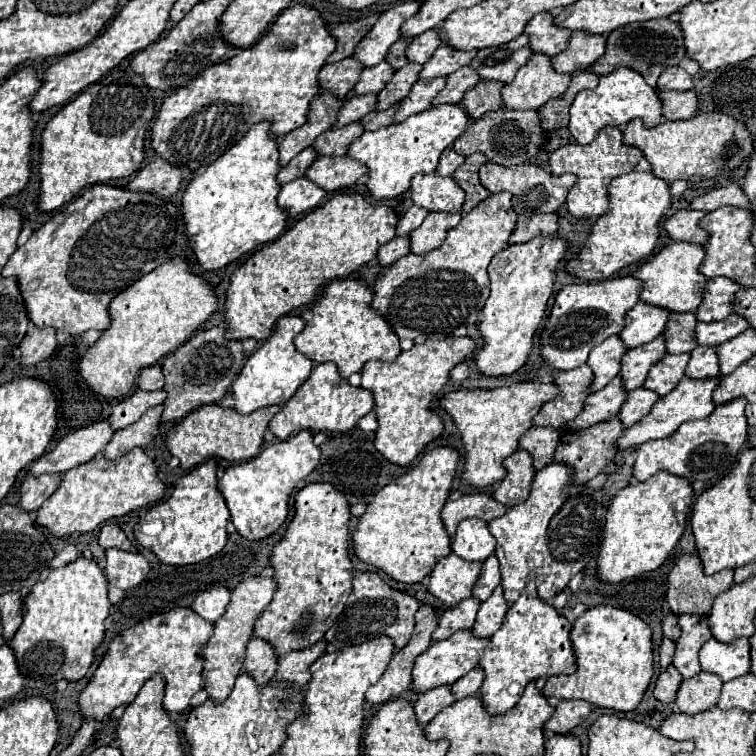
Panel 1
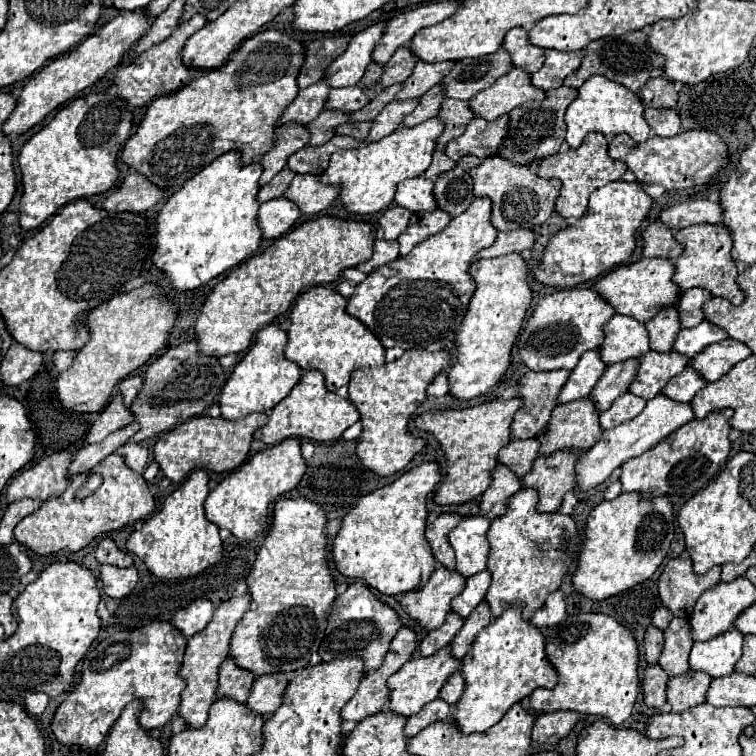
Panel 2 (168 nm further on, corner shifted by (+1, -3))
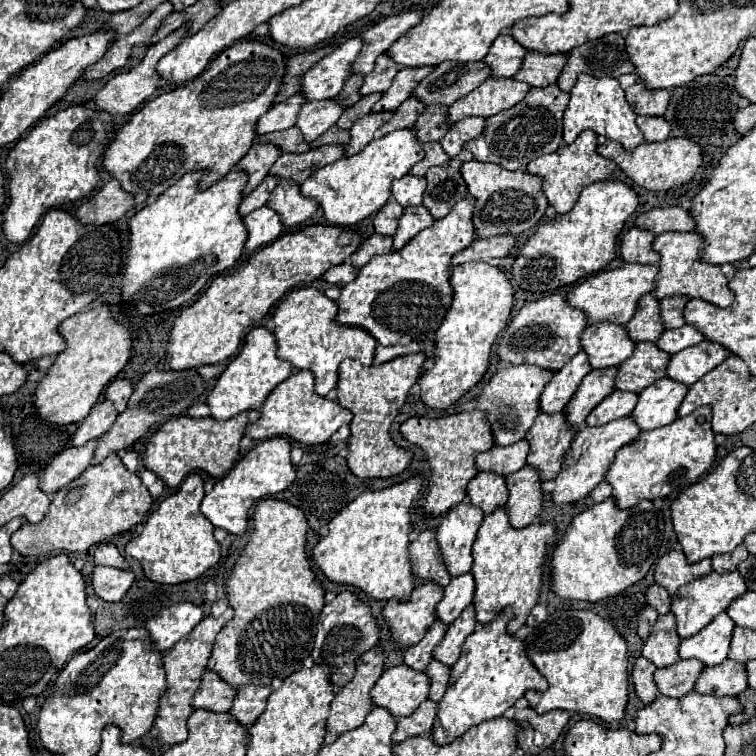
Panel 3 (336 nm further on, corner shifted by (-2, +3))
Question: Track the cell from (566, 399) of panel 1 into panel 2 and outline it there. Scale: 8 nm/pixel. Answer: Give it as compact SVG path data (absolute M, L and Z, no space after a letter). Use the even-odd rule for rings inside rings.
M570 370L526 372L522 376L518 396L524 400L524 406L514 416L512 436L534 438L546 426L558 404L558 390L562 390L568 376Z

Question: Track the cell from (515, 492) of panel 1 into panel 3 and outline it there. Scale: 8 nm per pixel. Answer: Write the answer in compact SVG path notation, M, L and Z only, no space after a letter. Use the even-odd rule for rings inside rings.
M479 472L467 484L467 498L471 504L479 506L485 514L491 514L495 508L507 504L507 484L505 478L491 472Z

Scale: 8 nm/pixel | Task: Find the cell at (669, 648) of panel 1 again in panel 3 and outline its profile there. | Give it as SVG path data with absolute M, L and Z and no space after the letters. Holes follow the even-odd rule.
M645 606L645 608L639 612L639 616L637 616L637 634L639 634L641 640L645 640L645 638L649 636L649 630L651 630L651 626L655 624L655 620L657 620L657 610L655 610L655 608Z

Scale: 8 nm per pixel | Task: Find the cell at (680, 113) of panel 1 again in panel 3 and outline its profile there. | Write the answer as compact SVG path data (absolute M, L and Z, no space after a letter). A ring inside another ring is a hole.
M637 116L637 126L643 132L645 142L663 142L669 136L669 124L657 116Z

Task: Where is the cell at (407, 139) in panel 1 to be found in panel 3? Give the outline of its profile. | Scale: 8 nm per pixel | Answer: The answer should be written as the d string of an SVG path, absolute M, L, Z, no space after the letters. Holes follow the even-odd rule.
M413 128L397 130L383 138L371 140L359 154L341 158L325 168L313 172L303 184L301 194L317 202L323 216L333 226L353 226L363 218L375 214L391 196L391 182L405 176L413 164L417 164L425 152L413 134Z

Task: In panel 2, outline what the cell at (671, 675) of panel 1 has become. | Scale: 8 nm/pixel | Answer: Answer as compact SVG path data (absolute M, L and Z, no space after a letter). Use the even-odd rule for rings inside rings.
M648 666L644 672L644 702L652 708L662 708L666 704L668 674L660 666Z

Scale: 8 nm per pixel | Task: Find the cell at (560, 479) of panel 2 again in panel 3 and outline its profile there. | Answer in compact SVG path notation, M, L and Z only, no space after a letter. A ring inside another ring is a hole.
M525 466L519 472L509 474L505 480L509 488L509 500L505 504L509 512L509 524L513 528L535 524L541 512L541 498L543 498L539 472Z

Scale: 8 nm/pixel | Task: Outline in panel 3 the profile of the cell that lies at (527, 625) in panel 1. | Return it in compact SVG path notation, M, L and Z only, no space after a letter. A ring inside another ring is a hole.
M505 608L489 624L479 626L461 648L459 660L451 666L449 688L439 702L437 718L433 722L431 738L435 744L451 744L469 728L483 720L499 718L509 710L527 690L545 690L547 680L537 672L525 654L525 644L505 632L507 622L513 618L511 608Z

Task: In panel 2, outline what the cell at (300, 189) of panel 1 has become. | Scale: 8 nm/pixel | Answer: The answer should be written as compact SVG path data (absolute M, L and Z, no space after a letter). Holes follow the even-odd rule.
M284 196L264 202L258 212L258 224L264 232L264 238L284 236L300 218L302 210L298 210L298 206Z

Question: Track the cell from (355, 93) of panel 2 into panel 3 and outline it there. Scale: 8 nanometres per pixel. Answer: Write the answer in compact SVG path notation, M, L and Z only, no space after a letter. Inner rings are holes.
M335 100L309 102L309 104L301 106L295 126L301 130L305 142L313 142L327 128L331 128L339 120L341 114L343 114L343 108L339 104L335 104Z

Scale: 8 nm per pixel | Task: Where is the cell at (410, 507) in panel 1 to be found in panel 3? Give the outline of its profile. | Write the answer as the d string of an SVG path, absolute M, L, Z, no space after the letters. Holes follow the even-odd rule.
M421 478L385 490L363 492L347 504L329 524L329 534L313 548L313 560L329 582L355 586L373 600L407 600L415 578L409 564L409 510L421 490Z

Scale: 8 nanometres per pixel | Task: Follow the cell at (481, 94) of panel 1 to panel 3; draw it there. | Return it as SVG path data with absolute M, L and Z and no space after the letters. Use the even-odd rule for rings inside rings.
M427 106L425 112L415 122L415 132L421 142L439 142L451 124L445 122L447 106Z

